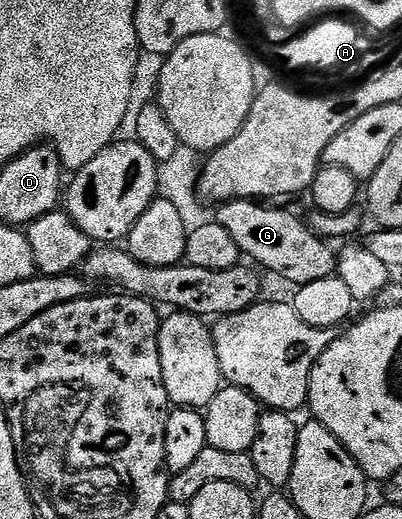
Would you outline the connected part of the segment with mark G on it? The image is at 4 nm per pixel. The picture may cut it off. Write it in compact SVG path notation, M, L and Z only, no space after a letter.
M228 200L217 209L216 222L220 226L224 226L224 230L228 230L228 234L232 234L239 253L245 259L247 256L248 259L255 260L255 262L250 262L257 265L259 269L267 268L272 275L287 280L288 283L294 284L293 286L301 286L308 282L320 282L320 278L335 275L338 267L338 257L335 249L330 249L333 247L323 237L319 236L307 221L305 224L300 217L293 216L292 213L285 212L282 208L270 207L274 206L267 206L265 203L253 200Z

